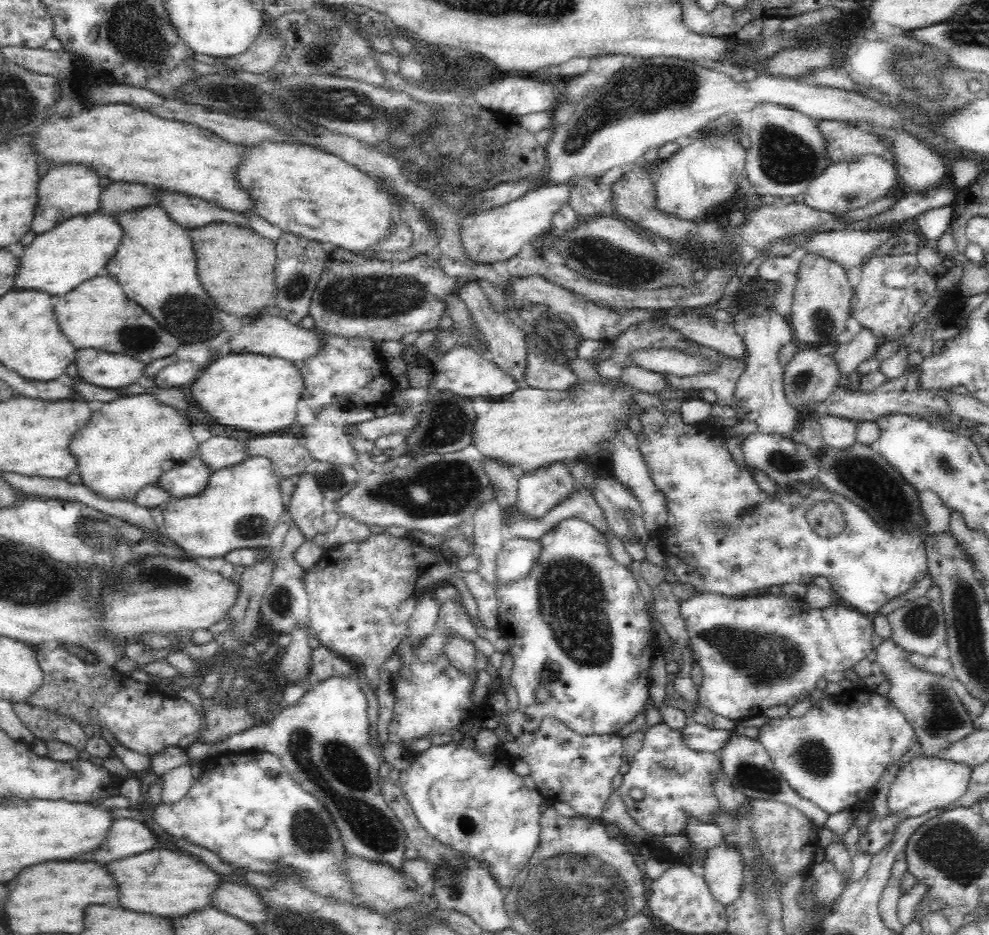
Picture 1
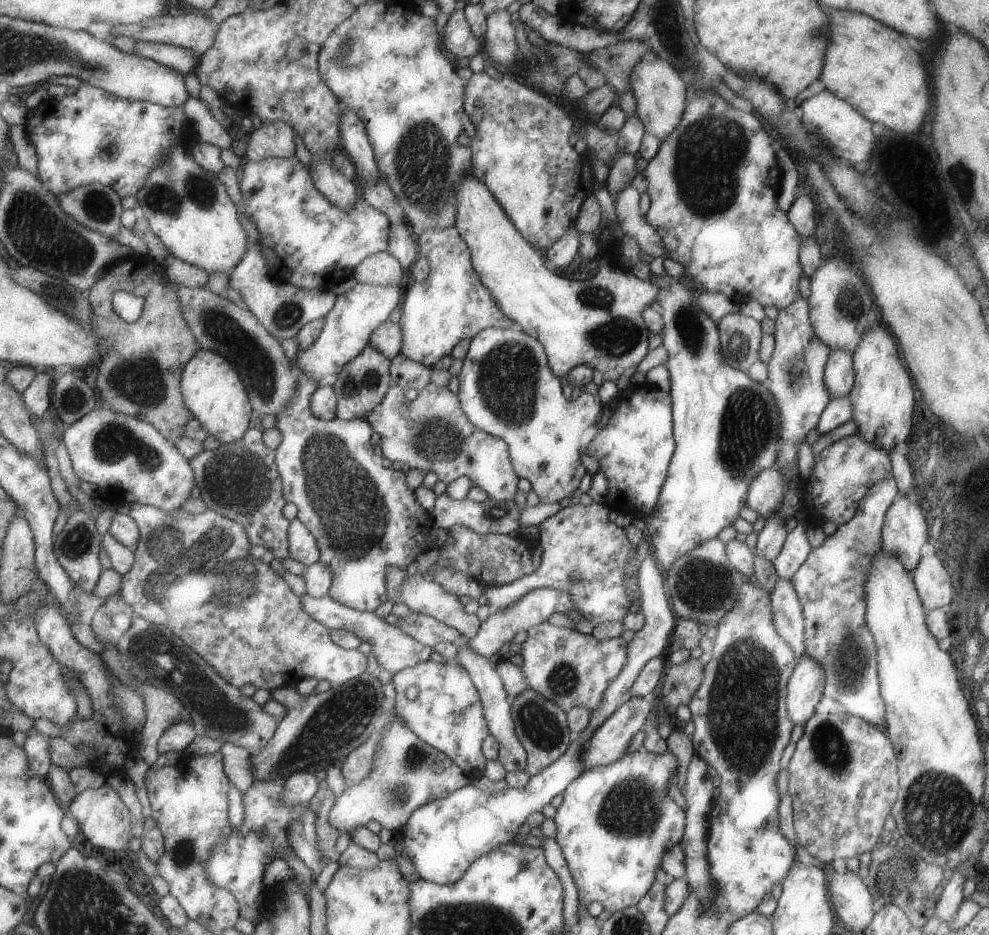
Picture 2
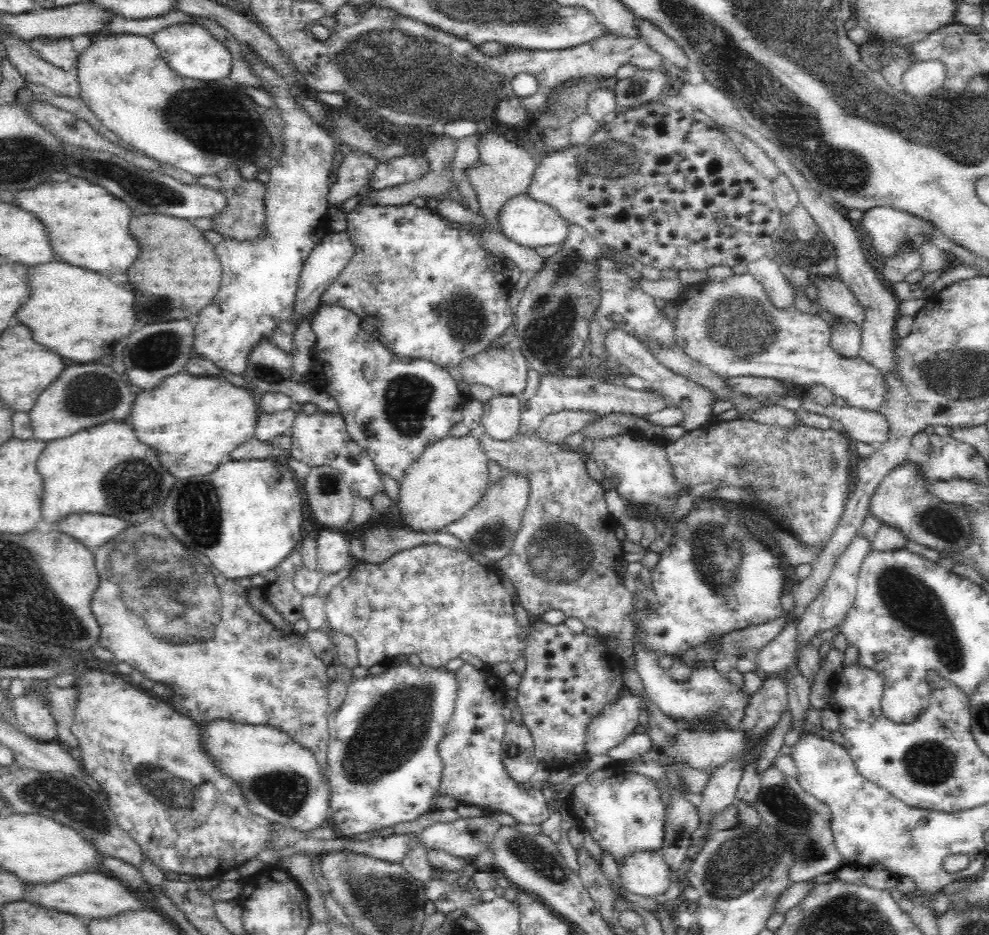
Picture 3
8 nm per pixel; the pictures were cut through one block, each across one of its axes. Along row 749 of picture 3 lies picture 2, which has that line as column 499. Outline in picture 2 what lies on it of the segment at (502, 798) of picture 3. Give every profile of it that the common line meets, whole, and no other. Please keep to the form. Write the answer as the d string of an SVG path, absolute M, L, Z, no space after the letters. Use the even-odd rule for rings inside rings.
M429 384L422 393L407 394L401 386L392 386L368 421L380 438L382 460L398 460L423 473L435 472L447 485L468 476L474 486L496 501L517 496L520 473L511 460L510 446L502 438L477 428L467 414L460 396L449 388Z

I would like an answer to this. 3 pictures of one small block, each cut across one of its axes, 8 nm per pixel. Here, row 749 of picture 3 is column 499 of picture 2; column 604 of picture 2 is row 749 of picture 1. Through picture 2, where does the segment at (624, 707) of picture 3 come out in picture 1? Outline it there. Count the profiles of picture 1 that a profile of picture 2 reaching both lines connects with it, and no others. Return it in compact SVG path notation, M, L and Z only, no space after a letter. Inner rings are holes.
M544 716L538 730L522 731L503 748L512 759L519 756L530 767L536 789L545 800L568 802L580 817L601 816L604 804L612 792L612 779L622 764L620 734L580 735L553 716Z

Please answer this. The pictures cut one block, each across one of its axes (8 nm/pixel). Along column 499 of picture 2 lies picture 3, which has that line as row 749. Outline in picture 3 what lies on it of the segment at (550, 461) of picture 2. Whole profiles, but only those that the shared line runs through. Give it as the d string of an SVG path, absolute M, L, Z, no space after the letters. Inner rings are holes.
M406 661L395 667L388 666L376 676L351 678L344 702L328 719L328 818L342 836L352 838L372 828L412 822L433 810L433 799L440 795L436 788L440 786L443 770L442 759L437 751L438 744L444 736L444 726L452 716L456 686L454 672L422 664L416 667Z

